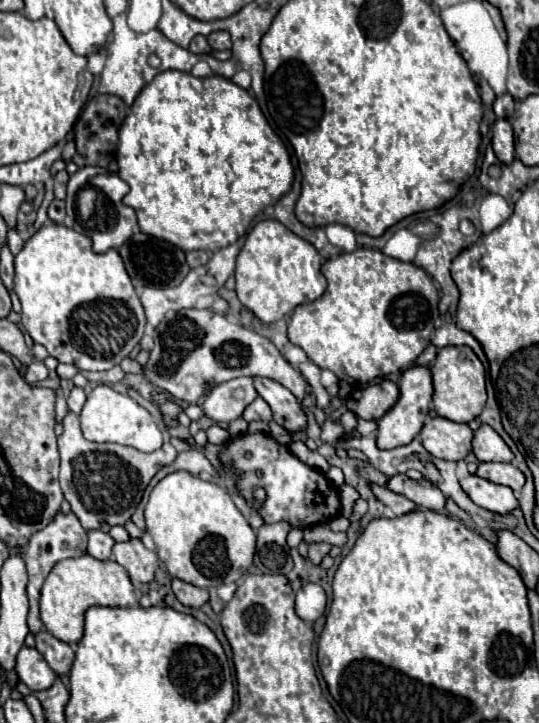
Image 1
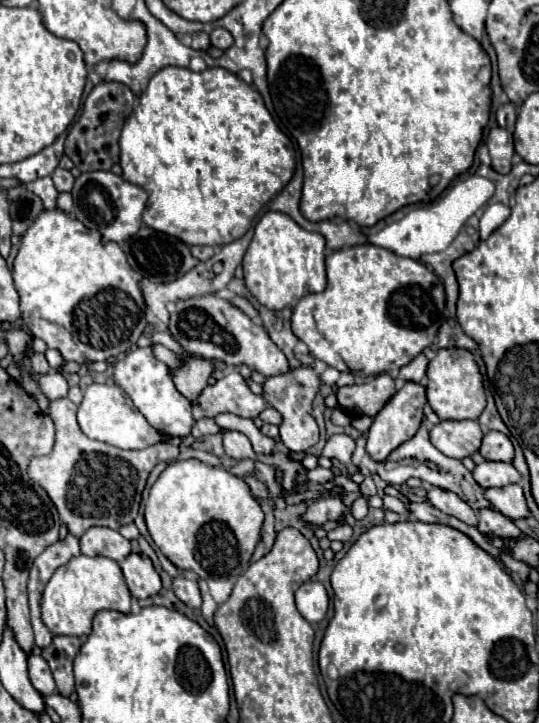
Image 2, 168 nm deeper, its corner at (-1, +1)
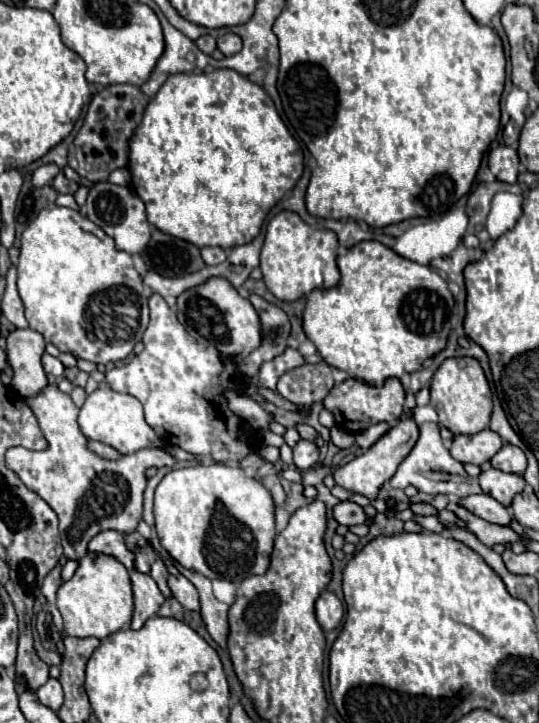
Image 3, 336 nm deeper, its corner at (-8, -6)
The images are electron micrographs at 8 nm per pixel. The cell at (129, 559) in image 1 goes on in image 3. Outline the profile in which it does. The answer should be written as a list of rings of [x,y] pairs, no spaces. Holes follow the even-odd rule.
[[[135,570],[131,572],[131,582],[133,582],[133,596],[135,596],[135,612],[133,612],[131,628],[137,630],[145,624],[147,618],[157,614],[157,610],[165,602],[165,596],[161,594],[161,590],[157,588],[155,580],[149,574]]]

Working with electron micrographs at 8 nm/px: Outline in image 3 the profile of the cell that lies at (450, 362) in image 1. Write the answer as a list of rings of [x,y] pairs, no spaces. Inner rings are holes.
[[[447,358],[431,380],[431,402],[439,414],[439,426],[449,428],[453,434],[477,434],[489,426],[493,402],[489,382],[473,358]]]

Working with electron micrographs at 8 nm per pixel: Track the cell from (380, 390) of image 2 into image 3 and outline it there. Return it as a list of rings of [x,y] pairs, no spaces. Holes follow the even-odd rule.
[[[389,378],[381,388],[369,386],[359,380],[345,380],[341,384],[335,384],[335,388],[327,394],[323,400],[325,408],[335,414],[335,422],[339,428],[347,432],[361,432],[373,424],[387,422],[389,426],[395,426],[399,418],[403,416],[403,404],[405,404],[405,390],[399,382],[399,378]]]

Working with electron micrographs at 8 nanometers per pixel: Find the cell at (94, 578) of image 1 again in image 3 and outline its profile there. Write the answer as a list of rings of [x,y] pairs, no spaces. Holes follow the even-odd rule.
[[[85,554],[71,580],[63,582],[57,590],[57,608],[63,616],[67,636],[99,638],[129,628],[133,616],[133,594],[125,566],[105,554]]]

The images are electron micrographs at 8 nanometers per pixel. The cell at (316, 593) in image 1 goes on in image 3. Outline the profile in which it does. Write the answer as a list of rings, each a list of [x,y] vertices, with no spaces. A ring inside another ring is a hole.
[[[327,590],[321,592],[321,596],[315,602],[315,616],[319,618],[319,624],[325,632],[337,628],[339,622],[343,620],[343,606],[339,598]]]

